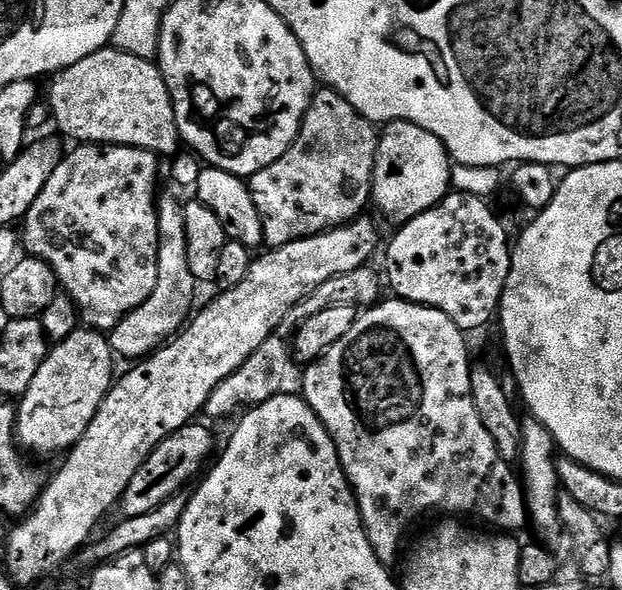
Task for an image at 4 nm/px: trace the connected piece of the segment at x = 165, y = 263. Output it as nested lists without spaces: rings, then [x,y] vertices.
[[[161,195],[156,201],[158,214],[158,282],[154,282],[154,294],[142,302],[130,314],[126,314],[110,329],[112,351],[117,357],[125,356],[128,362],[147,358],[158,348],[163,348],[187,325],[193,315],[192,303],[196,300],[198,281],[190,274],[190,250],[186,238],[184,204],[172,196]]]

